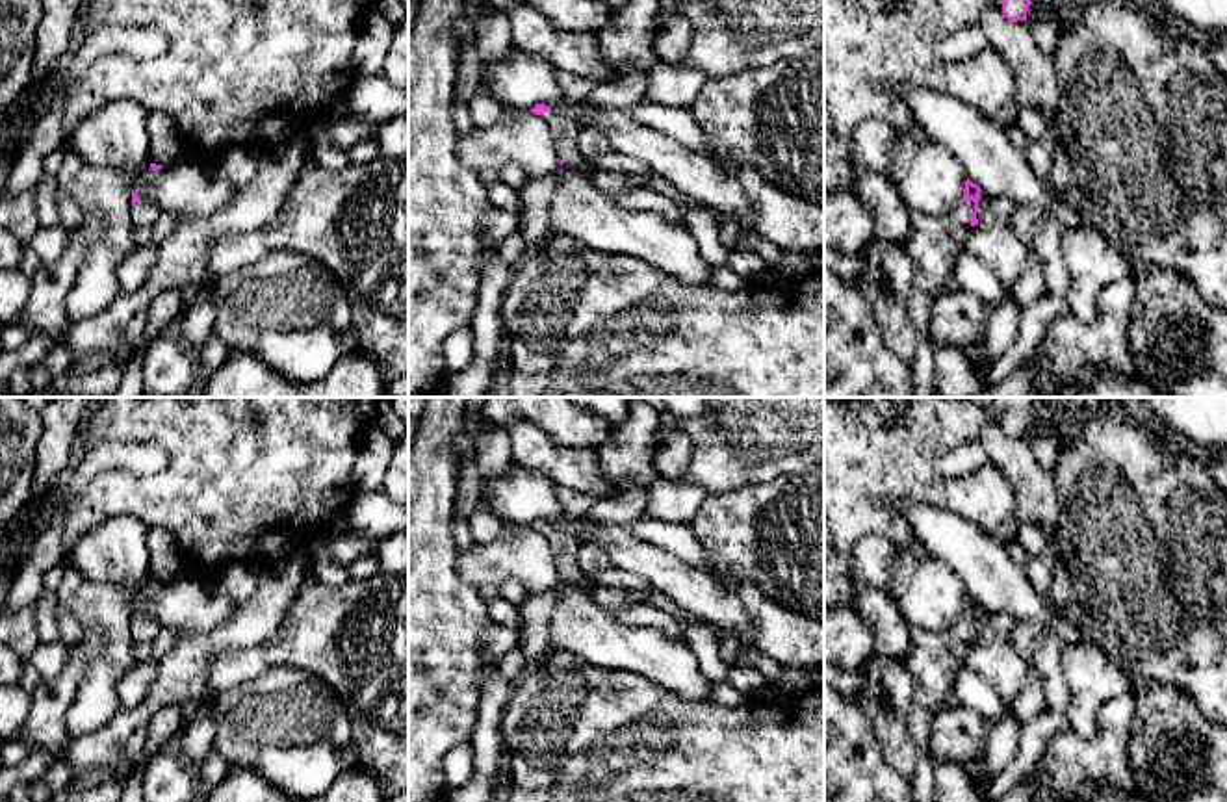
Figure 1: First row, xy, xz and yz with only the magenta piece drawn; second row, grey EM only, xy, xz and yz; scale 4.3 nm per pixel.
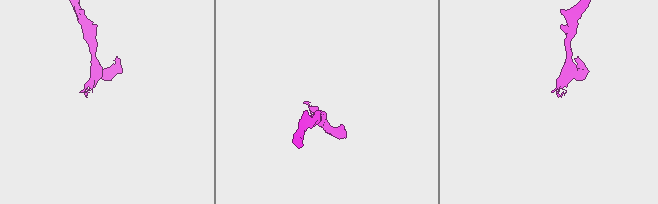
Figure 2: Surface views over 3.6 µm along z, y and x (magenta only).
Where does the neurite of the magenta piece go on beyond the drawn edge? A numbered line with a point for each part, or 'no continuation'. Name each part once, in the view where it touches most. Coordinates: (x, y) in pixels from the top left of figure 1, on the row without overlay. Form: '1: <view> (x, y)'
1: yz (934, 659)

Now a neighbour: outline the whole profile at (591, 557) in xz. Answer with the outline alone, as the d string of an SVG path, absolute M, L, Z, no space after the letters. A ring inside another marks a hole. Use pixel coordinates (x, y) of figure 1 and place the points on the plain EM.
M581 544L575 563L585 577L592 577L596 572L607 570L613 566L613 559L598 544Z

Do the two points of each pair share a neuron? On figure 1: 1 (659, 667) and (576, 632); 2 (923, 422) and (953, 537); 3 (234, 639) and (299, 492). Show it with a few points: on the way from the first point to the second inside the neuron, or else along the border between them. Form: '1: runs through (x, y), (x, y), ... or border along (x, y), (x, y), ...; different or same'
1: runs through (639, 650), (609, 645), (596, 635); same
2: border along (903, 502), (953, 511), (984, 531); different
3: border along (292, 546), (258, 563); different

